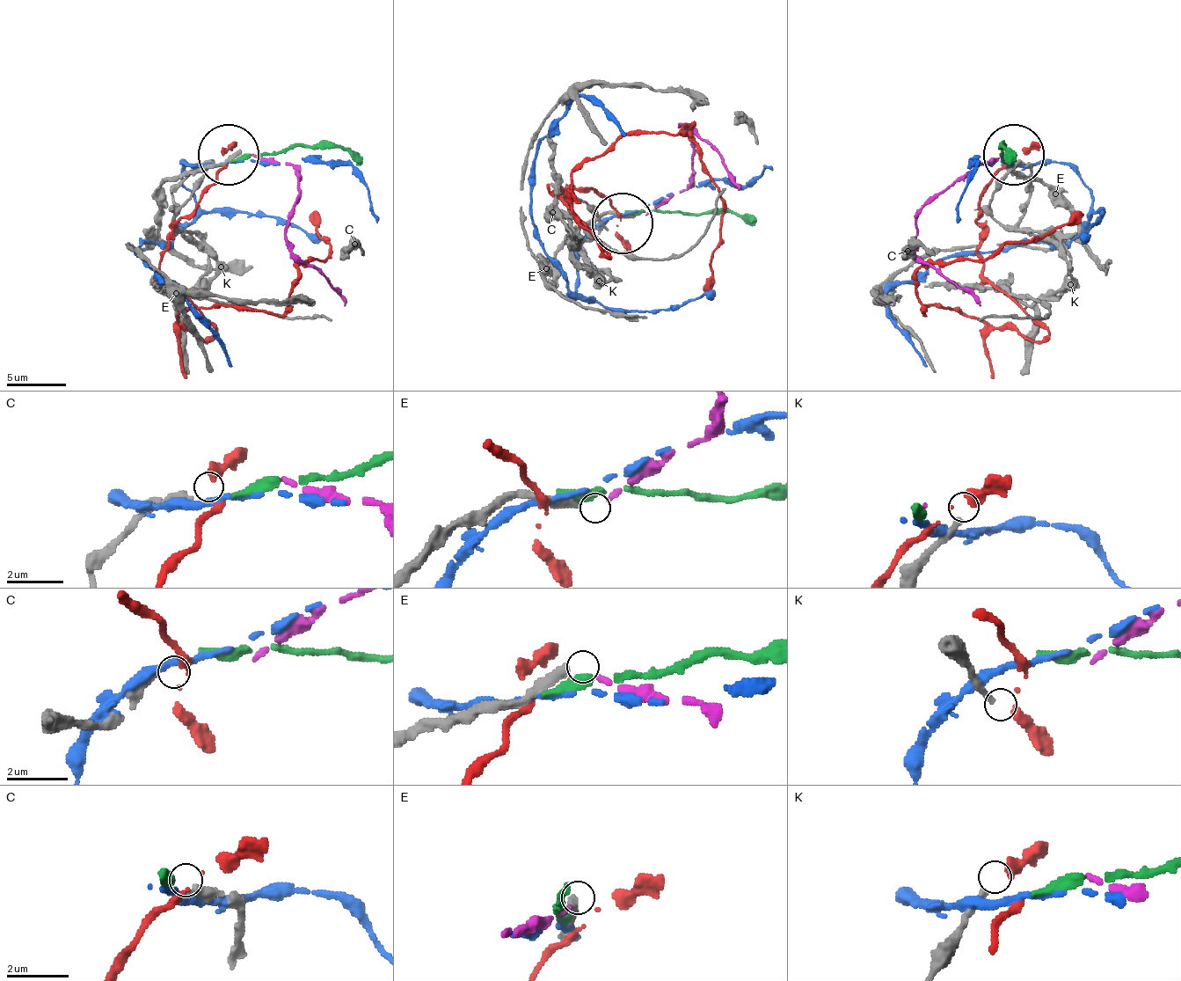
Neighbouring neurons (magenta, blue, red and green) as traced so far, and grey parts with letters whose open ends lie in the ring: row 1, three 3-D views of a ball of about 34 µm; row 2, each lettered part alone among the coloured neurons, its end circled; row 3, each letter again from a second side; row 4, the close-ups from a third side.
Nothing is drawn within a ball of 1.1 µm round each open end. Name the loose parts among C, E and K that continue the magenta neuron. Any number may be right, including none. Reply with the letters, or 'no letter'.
no letter

